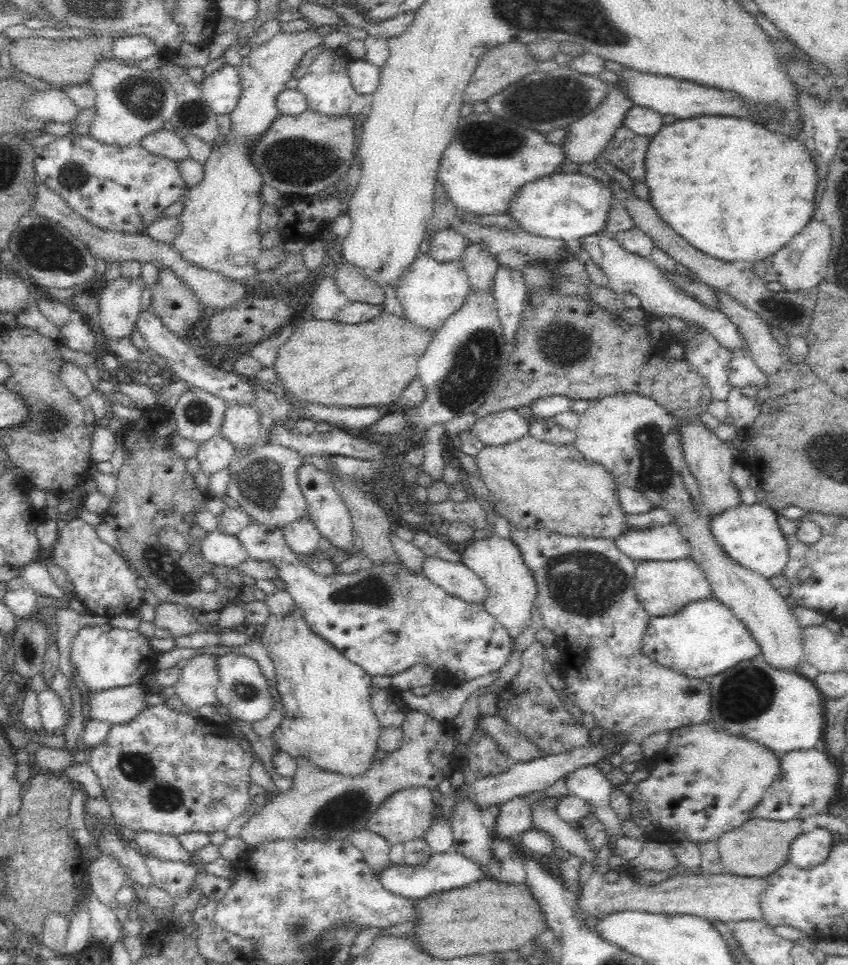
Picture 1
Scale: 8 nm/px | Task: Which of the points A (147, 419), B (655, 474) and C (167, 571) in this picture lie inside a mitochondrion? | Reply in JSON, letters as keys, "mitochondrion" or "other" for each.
{"A":"other","B":"mitochondrion","C":"mitochondrion"}

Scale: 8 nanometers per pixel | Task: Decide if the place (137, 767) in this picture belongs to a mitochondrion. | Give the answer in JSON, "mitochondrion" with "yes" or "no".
{"mitochondrion":"yes"}

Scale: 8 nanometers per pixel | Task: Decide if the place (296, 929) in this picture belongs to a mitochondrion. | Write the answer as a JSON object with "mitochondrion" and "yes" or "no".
{"mitochondrion":"yes"}

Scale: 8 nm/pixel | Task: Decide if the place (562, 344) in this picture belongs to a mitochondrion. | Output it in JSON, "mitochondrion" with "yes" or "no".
{"mitochondrion":"yes"}

